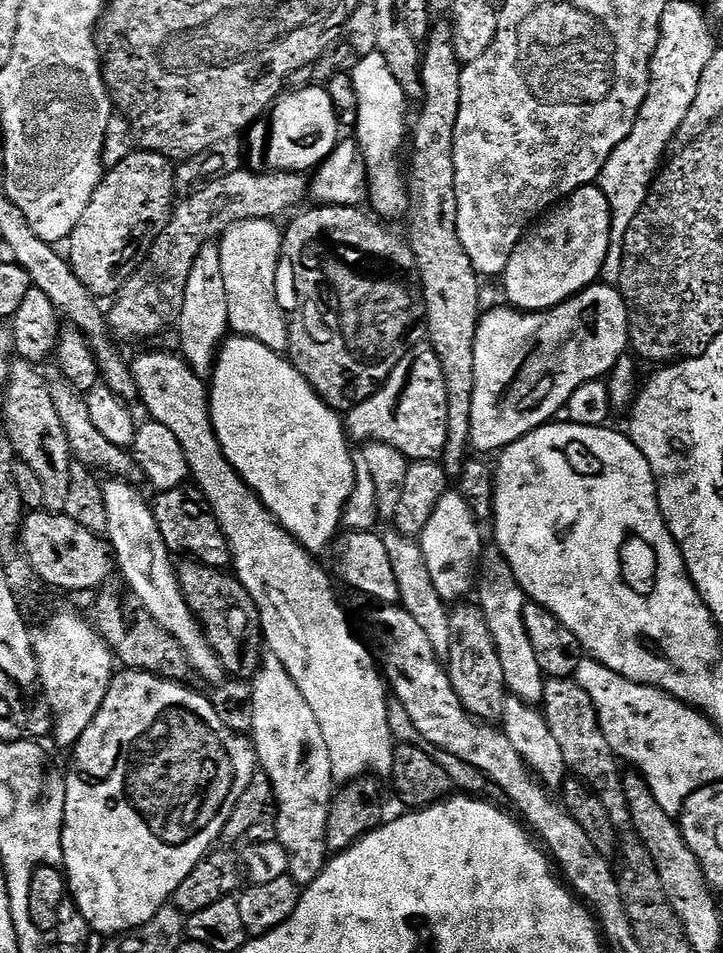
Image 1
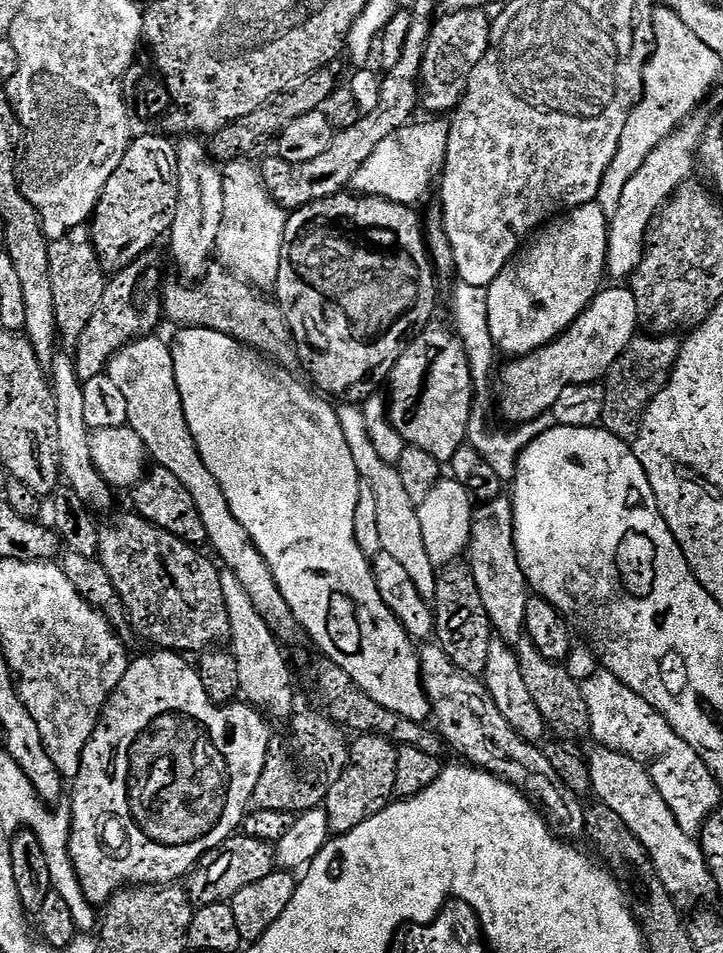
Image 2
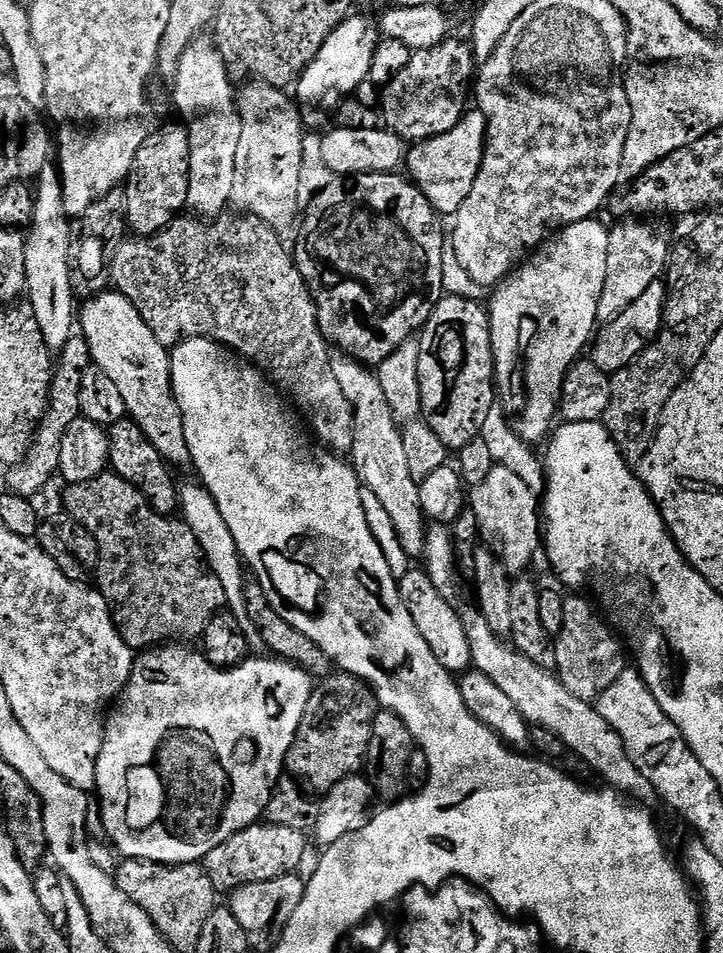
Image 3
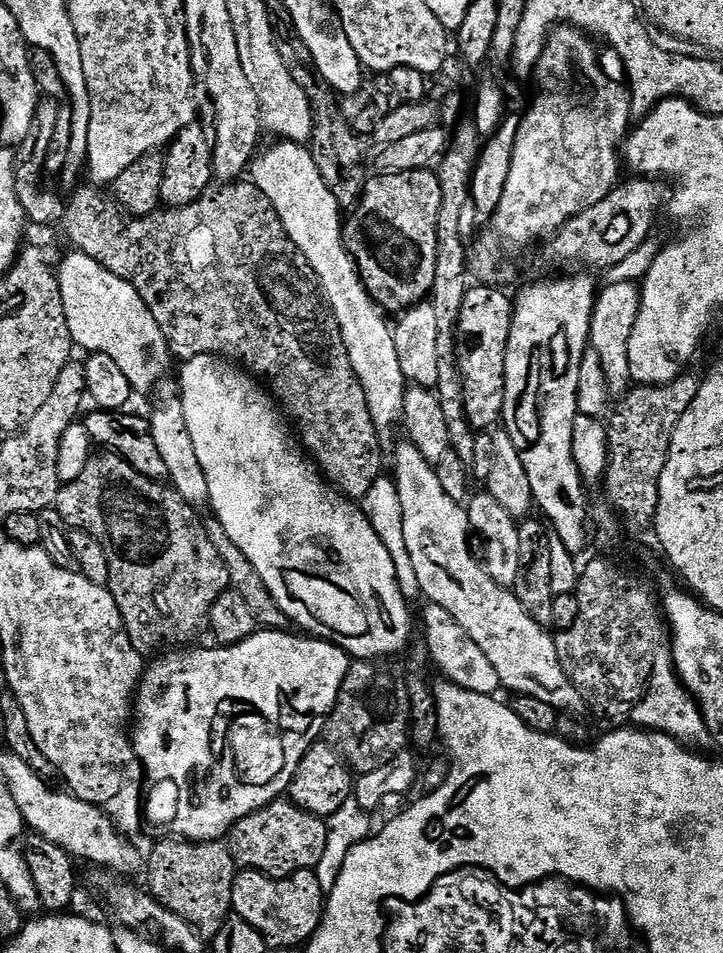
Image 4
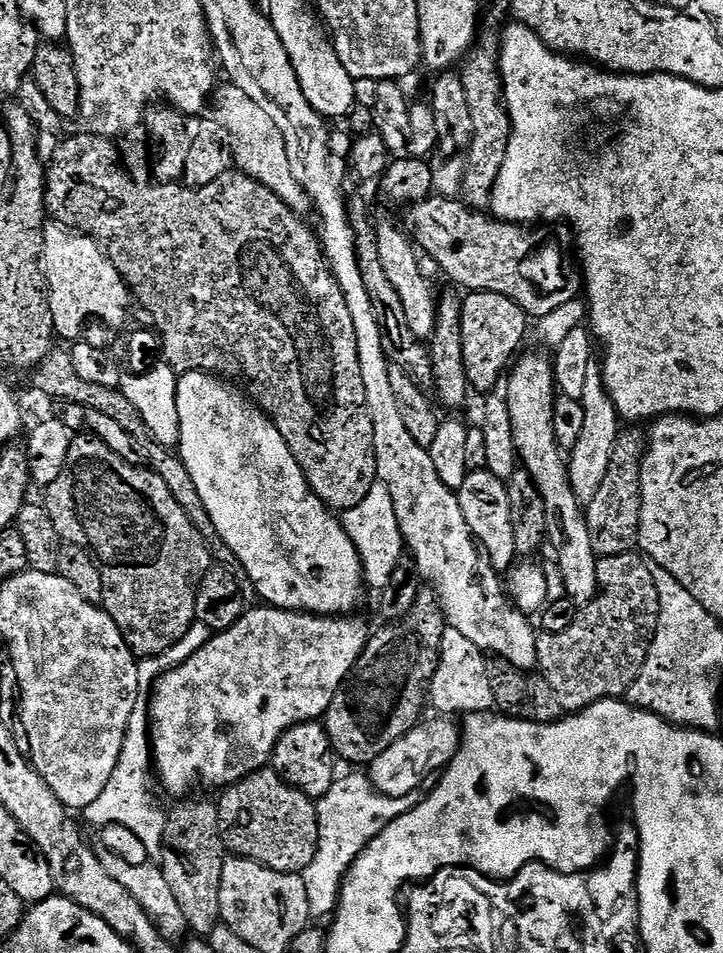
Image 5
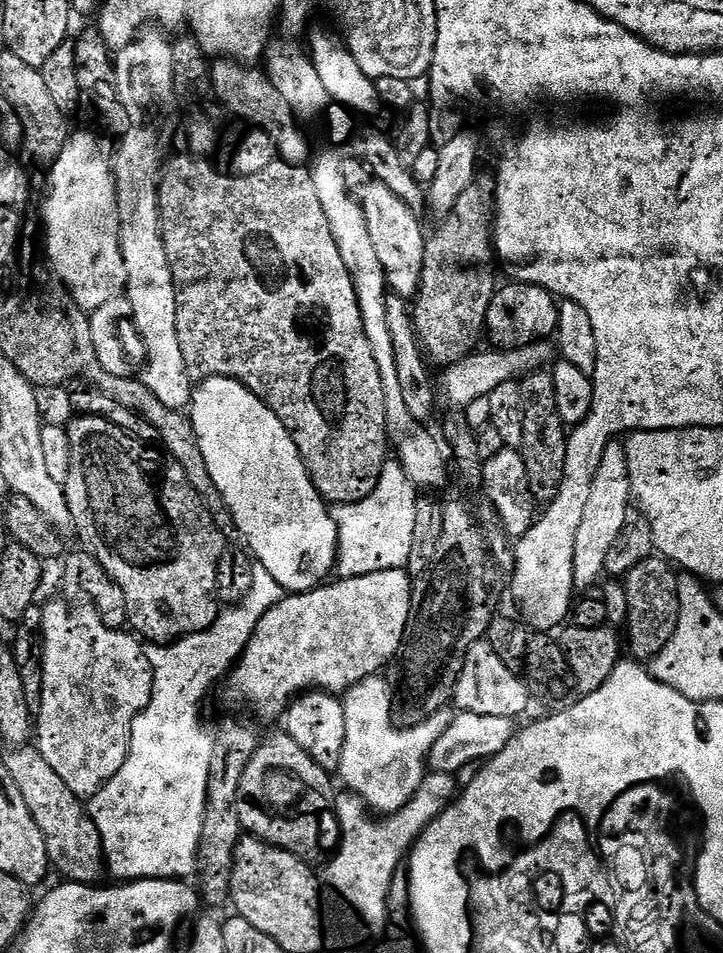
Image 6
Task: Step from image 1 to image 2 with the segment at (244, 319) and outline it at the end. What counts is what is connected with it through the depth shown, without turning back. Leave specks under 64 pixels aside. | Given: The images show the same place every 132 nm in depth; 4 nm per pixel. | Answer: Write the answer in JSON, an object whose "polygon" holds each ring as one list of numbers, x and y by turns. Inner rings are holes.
{"polygon":[[251,159,229,161,224,173,224,220,218,236,217,253,228,258,231,269,247,281,276,280,284,268,284,247,287,243,287,211,272,196,263,171]]}

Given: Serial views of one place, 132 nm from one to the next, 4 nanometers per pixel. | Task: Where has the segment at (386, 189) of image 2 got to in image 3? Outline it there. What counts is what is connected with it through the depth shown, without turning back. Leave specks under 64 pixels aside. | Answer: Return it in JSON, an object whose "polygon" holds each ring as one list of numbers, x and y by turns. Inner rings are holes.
{"polygon":[[470,108,449,132,417,141,407,149,404,161,407,175,426,194,427,200,439,215,453,217,462,202,469,197,484,160,487,132,485,115,477,108]]}

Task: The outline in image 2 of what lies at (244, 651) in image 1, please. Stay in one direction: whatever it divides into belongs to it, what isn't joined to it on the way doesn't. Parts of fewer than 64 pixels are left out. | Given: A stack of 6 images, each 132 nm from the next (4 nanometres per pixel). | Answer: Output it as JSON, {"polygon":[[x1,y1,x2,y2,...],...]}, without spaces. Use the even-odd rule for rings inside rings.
{"polygon":[[139,514,131,515,122,517,120,524,101,527,98,532,98,559,124,601,131,627,149,636,157,649,175,650,180,654,200,654,219,645,219,640,227,641,232,635,232,626,224,597,221,569,216,569,195,548,195,543,185,540,183,536,170,534,165,528,159,528]]}

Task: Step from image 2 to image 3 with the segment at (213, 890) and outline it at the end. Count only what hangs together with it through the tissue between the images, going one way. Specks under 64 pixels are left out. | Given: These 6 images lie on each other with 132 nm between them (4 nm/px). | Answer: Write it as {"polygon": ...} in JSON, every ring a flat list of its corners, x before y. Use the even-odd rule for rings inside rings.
{"polygon":[[257,822,222,842,222,846,214,846,214,850,210,850,202,863,216,889,235,890,254,882,266,882,270,878,293,875,308,852,306,837,304,832,290,826]]}

